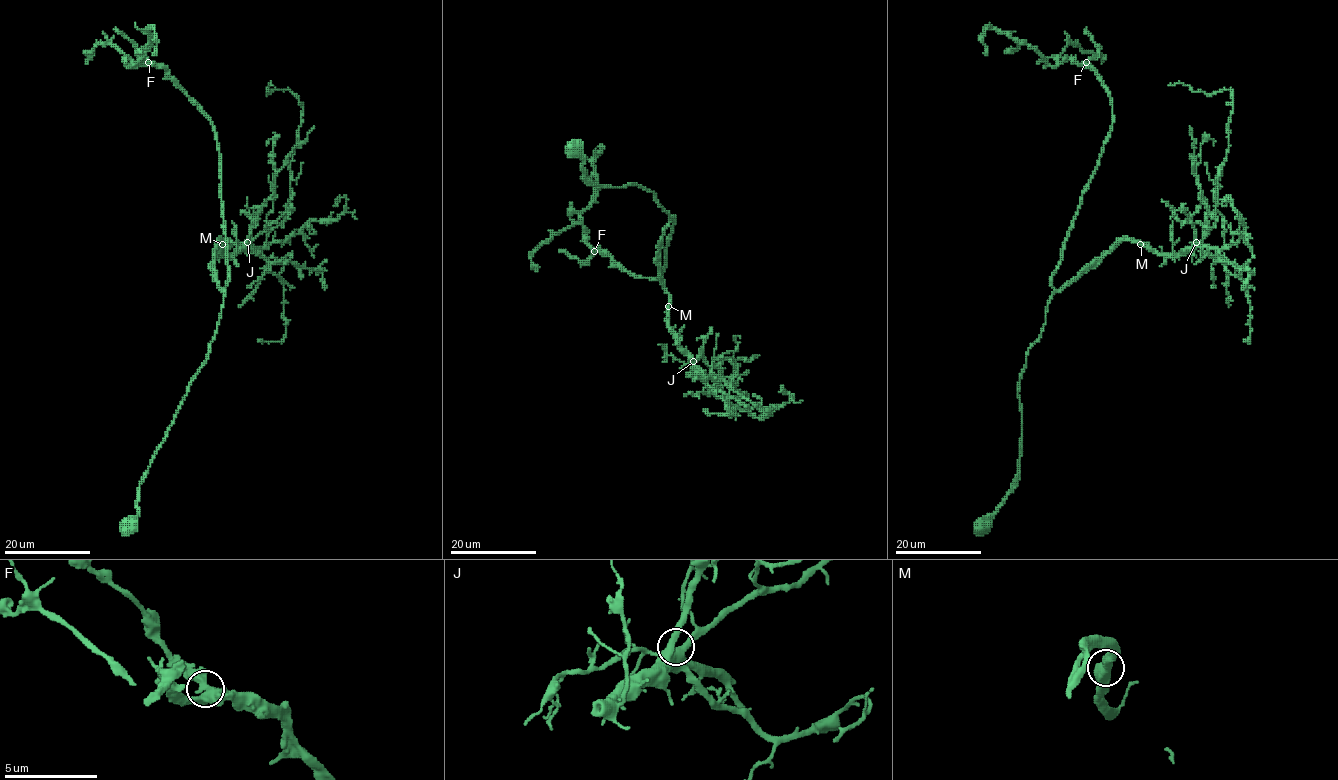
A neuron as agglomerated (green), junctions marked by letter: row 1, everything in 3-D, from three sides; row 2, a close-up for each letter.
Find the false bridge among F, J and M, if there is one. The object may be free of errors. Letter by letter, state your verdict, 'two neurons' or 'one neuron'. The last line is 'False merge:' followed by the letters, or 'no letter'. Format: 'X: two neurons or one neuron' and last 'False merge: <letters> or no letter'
F: one neuron
J: one neuron
M: one neuron
False merge: no letter

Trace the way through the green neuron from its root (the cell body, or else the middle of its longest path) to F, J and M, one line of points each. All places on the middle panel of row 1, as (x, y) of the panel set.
F: (572, 150), (583, 158), (592, 183), (638, 184), (674, 216), (666, 265), (656, 278), (638, 278), (594, 251)
J: (572, 150), (583, 158), (592, 183), (638, 184), (668, 214), (660, 281), (669, 296), (669, 330), (693, 361)
M: (572, 150), (583, 158), (592, 183), (638, 184), (668, 214), (660, 249), (668, 306)

